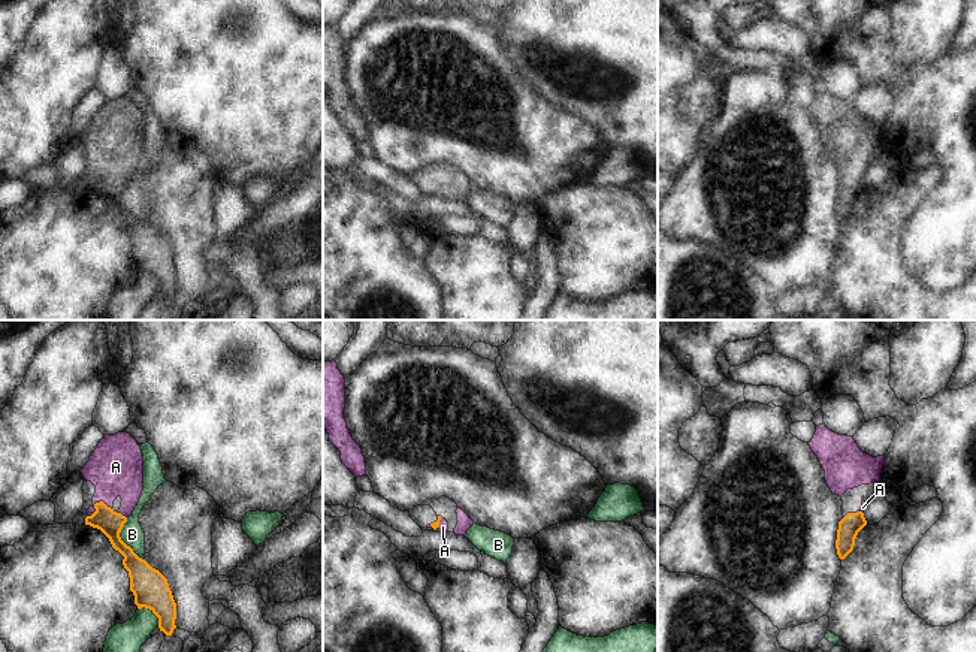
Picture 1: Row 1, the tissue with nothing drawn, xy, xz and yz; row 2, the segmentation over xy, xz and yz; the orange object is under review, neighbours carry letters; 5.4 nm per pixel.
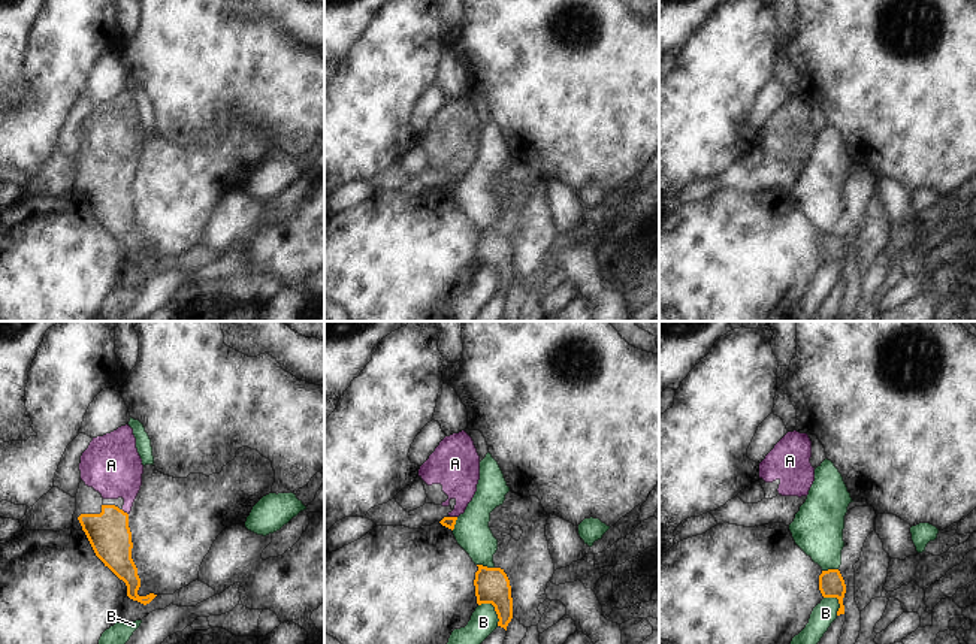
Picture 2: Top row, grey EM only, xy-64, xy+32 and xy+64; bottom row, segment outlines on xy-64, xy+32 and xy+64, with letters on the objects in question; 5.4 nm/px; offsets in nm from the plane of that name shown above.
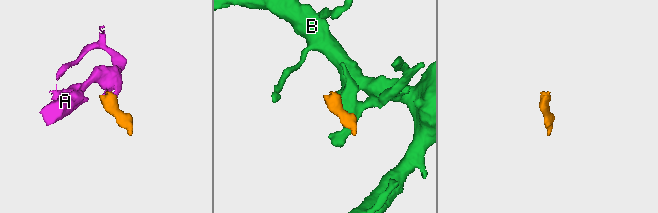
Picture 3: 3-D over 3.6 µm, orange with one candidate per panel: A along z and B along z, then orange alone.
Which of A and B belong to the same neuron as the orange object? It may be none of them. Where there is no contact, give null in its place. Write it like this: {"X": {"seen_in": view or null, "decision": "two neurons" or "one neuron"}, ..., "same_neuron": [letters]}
{"A": {"seen_in": "xy", "decision": "one neuron"}, "B": {"seen_in": "xy", "decision": "two neurons"}, "same_neuron": ["A"]}

